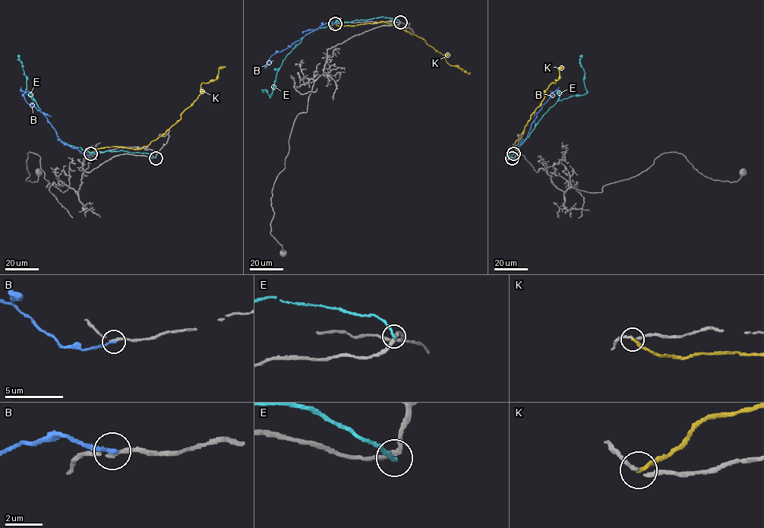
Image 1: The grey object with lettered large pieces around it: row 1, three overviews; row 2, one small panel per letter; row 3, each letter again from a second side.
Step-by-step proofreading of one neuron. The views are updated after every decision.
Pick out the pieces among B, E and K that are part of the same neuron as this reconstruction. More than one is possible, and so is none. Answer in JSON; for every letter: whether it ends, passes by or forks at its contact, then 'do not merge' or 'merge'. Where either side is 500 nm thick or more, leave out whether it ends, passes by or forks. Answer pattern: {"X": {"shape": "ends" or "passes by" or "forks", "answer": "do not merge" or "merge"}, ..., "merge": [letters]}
{"B": {"shape": "ends", "answer": "do not merge"}, "E": {"shape": "ends", "answer": "do not merge"}, "K": {"shape": "ends", "answer": "do not merge"}, "merge": []}

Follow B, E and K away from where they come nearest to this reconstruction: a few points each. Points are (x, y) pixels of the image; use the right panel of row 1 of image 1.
B: (513, 154), (527, 137), (536, 114), (559, 87)
E: (512, 158), (506, 152), (512, 153), (529, 136), (557, 102), (586, 93), (581, 55)
K: (513, 153), (516, 147), (511, 149), (544, 98), (545, 90), (560, 77), (562, 66)

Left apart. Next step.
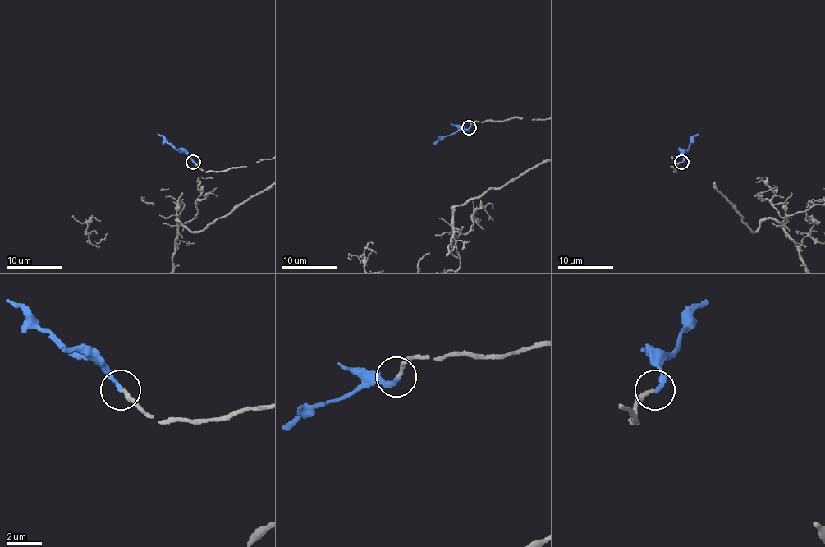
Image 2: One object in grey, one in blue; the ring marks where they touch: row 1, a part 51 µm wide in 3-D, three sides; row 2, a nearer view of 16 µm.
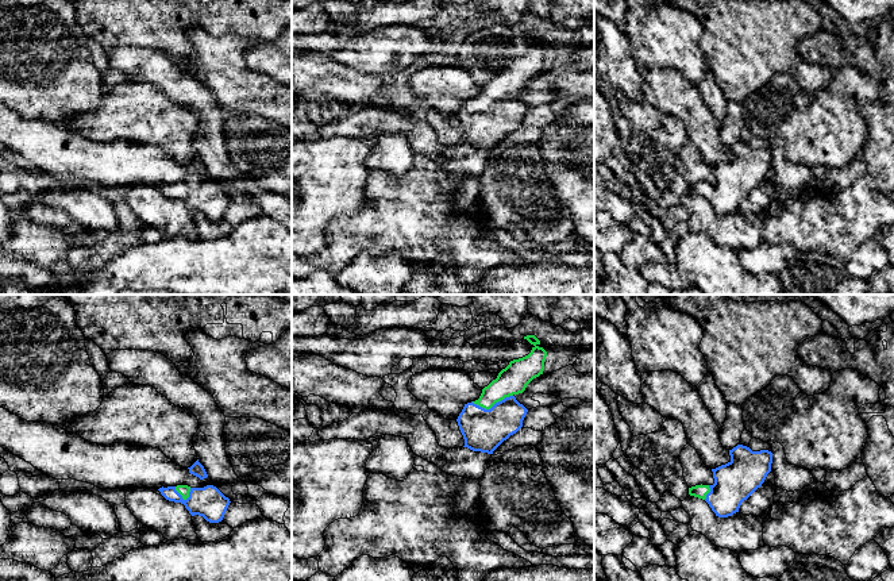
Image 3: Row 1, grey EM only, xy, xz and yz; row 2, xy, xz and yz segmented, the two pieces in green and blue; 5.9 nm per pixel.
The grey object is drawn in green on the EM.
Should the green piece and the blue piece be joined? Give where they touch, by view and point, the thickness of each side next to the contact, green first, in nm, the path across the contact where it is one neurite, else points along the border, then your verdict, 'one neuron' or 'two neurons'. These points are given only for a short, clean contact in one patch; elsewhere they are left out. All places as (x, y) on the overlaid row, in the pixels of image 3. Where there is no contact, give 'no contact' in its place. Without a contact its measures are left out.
xz (492, 406) | 170/260 nm | across xz (512, 380), (492, 406), (492, 418), (484, 430) | one neuron

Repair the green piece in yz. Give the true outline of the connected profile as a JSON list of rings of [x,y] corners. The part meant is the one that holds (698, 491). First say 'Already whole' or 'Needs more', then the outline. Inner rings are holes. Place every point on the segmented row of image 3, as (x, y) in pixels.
Needs more. [[[737,445],[729,450],[729,455],[731,461],[728,463],[712,469],[713,485],[701,484],[689,488],[689,495],[705,500],[718,517],[728,517],[739,512],[741,503],[762,486],[771,472],[772,453],[768,450],[752,451],[747,446]]]

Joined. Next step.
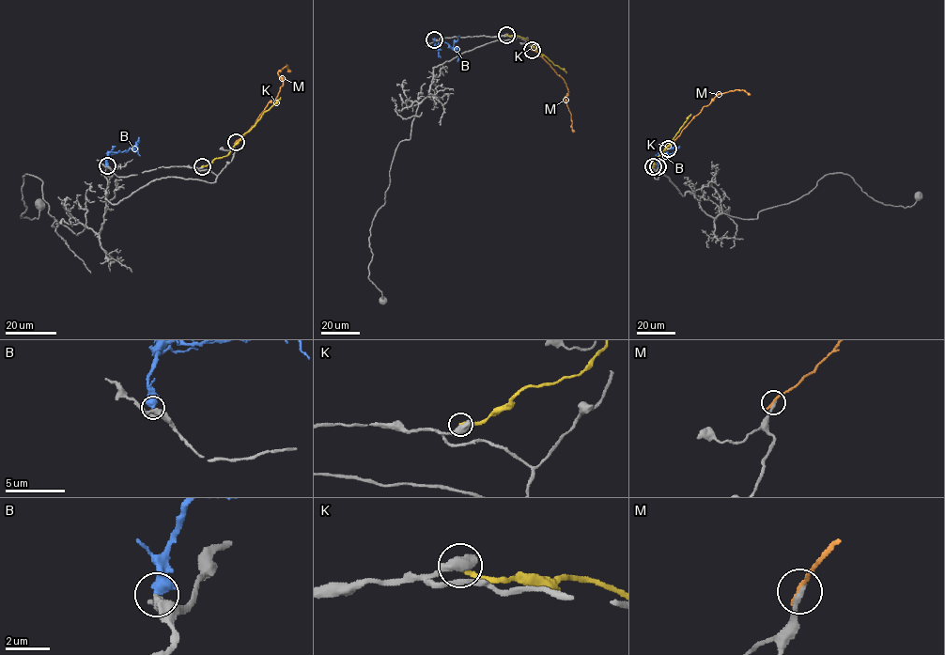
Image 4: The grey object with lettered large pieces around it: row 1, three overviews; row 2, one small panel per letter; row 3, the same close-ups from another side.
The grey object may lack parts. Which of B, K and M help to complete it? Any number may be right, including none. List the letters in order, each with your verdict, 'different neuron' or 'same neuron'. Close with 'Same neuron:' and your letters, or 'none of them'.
B: different neuron
K: different neuron
M: different neuron
Same neuron: none of them

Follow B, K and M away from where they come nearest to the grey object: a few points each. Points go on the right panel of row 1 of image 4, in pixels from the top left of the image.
B: (658, 166), (663, 157), (660, 156), (671, 148), (679, 146)
K: (652, 166), (690, 114)
M: (668, 148), (719, 94), (739, 89), (750, 94)

